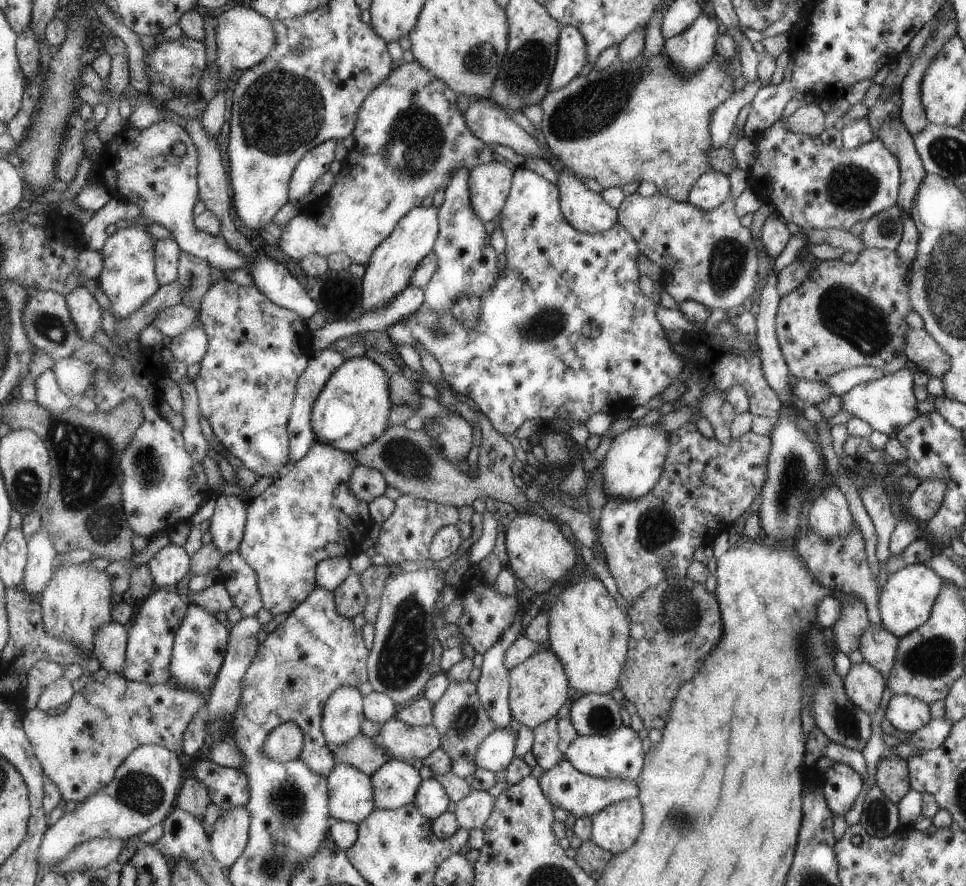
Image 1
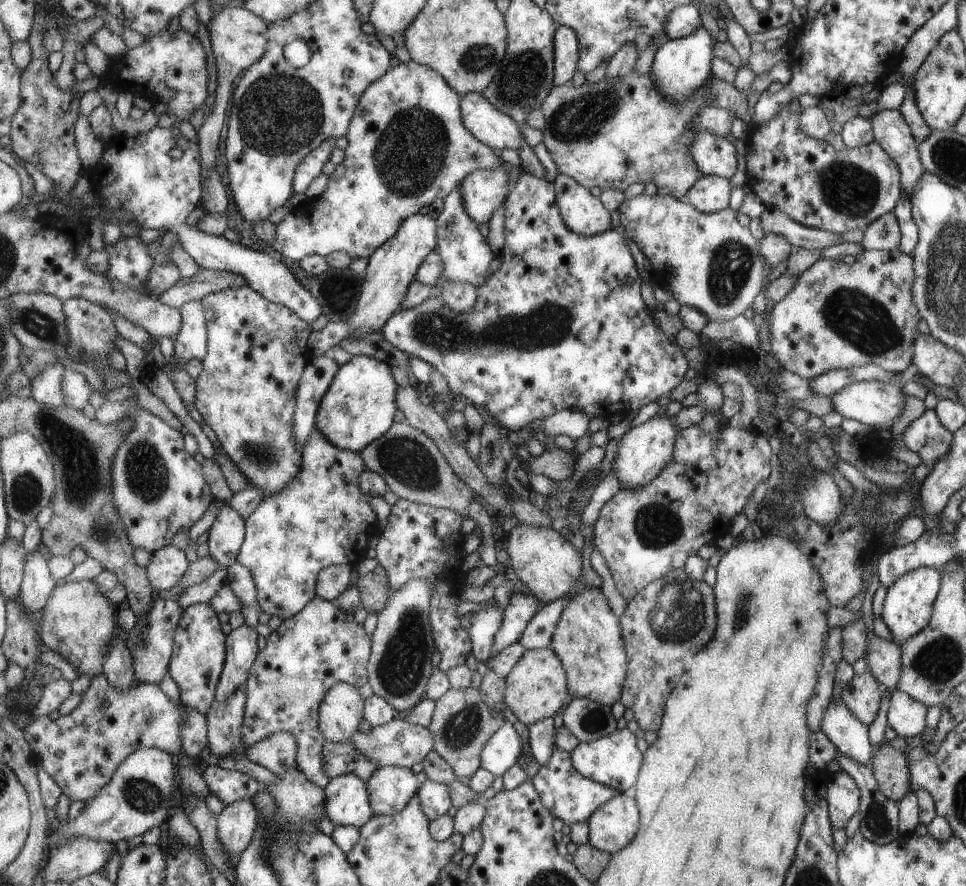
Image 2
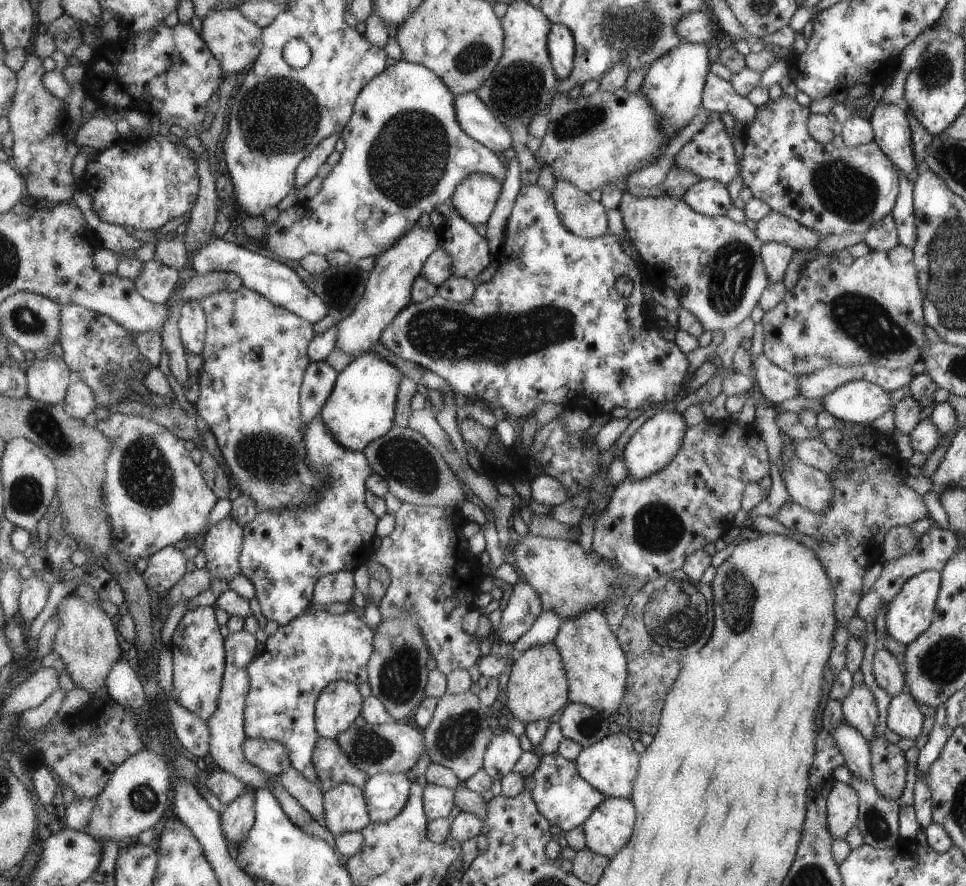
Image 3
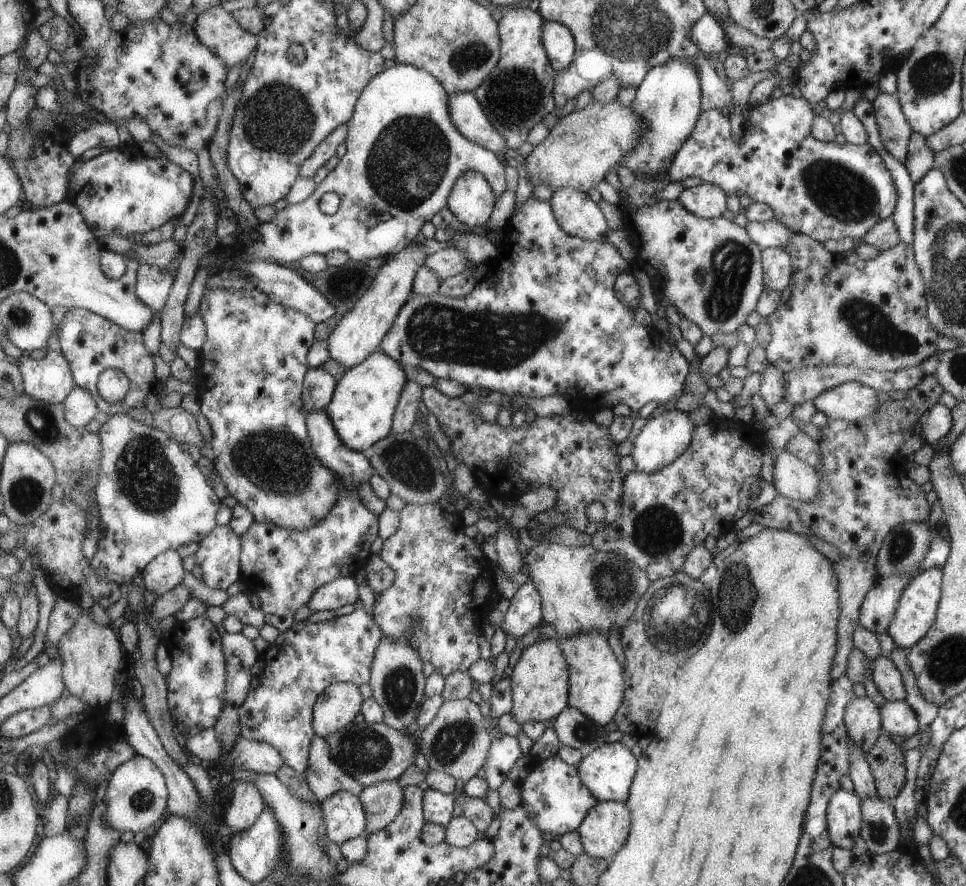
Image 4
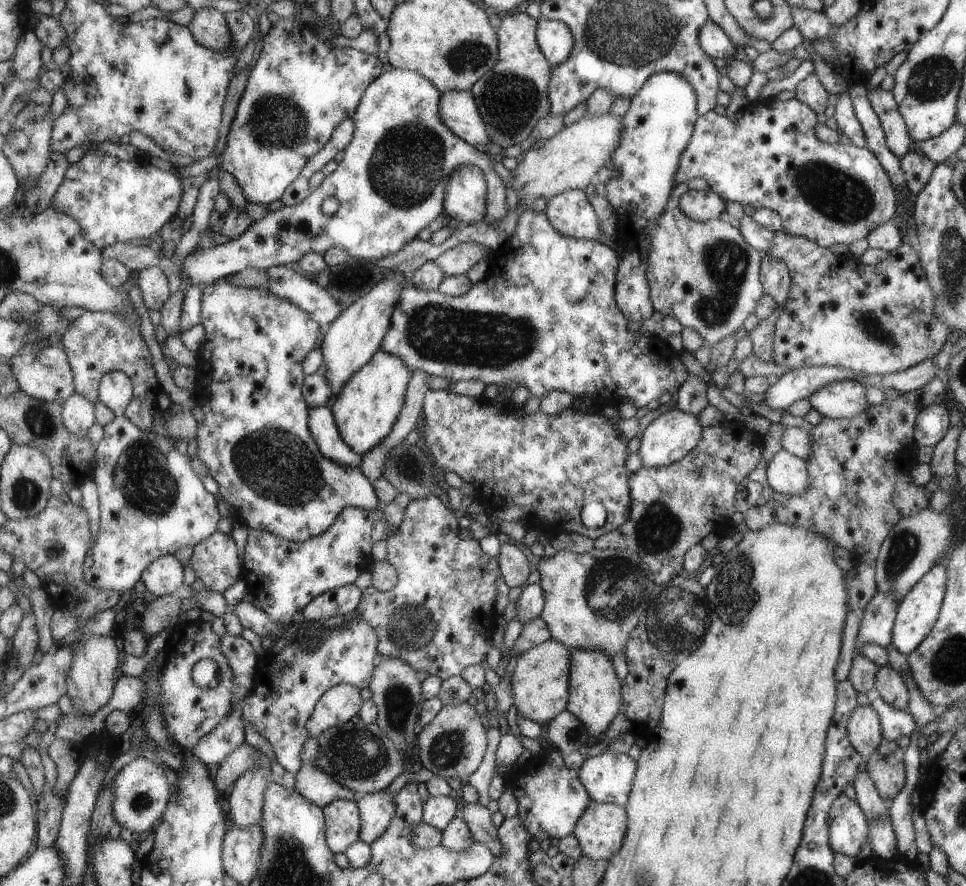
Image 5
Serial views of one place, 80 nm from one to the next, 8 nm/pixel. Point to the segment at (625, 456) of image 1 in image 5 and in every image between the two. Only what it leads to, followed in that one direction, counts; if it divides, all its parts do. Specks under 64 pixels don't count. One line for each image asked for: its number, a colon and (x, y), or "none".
2: (642, 452)
3: (654, 444)
4: (662, 439)
5: (667, 438)

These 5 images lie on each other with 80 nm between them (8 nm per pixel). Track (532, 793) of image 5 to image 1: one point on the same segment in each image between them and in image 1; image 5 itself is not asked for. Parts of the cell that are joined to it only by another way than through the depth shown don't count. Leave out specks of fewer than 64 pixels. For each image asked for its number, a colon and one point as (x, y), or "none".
1: (579, 794)
2: (571, 797)
3: (562, 796)
4: (557, 801)

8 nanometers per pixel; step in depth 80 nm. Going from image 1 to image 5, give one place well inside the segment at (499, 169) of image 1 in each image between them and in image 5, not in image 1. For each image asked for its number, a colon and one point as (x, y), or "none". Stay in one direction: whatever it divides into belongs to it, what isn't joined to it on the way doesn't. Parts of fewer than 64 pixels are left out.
2: (486, 190)
3: (476, 198)
4: (473, 201)
5: (466, 194)

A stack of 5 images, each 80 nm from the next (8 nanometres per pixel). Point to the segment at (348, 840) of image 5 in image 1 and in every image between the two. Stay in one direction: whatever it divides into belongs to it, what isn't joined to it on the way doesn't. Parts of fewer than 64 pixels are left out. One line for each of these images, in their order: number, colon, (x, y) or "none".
1: (352, 791)
2: (348, 798)
3: (345, 807)
4: (345, 814)

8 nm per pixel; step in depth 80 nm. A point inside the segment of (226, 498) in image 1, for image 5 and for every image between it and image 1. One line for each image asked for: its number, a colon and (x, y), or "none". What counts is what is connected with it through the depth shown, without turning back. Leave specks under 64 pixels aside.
2: (227, 534)
3: (223, 542)
4: (218, 555)
5: (215, 561)

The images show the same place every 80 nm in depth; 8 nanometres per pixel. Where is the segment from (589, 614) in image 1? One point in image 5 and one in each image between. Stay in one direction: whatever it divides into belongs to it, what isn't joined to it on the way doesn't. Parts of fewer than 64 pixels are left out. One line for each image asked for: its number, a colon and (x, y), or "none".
2: (588, 638)
3: (596, 667)
4: (596, 682)
5: (594, 699)

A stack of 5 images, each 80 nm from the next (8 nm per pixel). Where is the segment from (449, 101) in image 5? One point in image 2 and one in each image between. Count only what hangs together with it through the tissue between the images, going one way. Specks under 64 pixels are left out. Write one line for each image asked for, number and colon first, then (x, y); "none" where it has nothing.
2: (486, 122)
3: (478, 120)
4: (468, 113)

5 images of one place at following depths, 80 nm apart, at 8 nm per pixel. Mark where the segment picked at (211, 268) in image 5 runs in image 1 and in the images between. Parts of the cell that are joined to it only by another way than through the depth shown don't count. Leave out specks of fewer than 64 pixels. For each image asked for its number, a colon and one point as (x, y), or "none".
1: (411, 138)
2: (408, 145)
3: (406, 152)
4: (404, 155)

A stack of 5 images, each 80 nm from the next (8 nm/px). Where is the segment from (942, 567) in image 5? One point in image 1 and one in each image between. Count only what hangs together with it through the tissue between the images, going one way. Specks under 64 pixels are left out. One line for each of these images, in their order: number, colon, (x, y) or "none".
1: (905, 601)
2: (908, 604)
3: (910, 611)
4: (915, 611)

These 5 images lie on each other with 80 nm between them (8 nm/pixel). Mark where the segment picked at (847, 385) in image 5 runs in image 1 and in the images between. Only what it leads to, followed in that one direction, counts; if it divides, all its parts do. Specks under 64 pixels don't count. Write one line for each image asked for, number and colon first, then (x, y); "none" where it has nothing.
1: (887, 404)
2: (876, 404)
3: (861, 402)
4: (850, 401)

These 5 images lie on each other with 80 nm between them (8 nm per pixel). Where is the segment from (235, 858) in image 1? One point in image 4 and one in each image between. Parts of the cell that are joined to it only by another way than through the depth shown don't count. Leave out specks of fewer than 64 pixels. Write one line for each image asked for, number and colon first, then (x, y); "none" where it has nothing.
2: (237, 823)
3: (238, 818)
4: (247, 802)

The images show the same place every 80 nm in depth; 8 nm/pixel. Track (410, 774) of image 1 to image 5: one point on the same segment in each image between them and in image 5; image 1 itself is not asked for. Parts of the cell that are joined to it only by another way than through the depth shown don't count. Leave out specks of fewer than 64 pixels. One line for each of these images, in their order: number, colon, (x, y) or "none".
2: (392, 787)
3: (387, 794)
4: (383, 801)
5: (378, 808)

